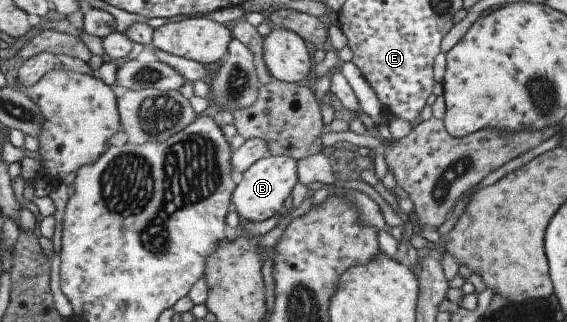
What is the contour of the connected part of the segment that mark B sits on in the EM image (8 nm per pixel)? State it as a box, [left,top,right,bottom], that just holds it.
[232,155,296,221]

